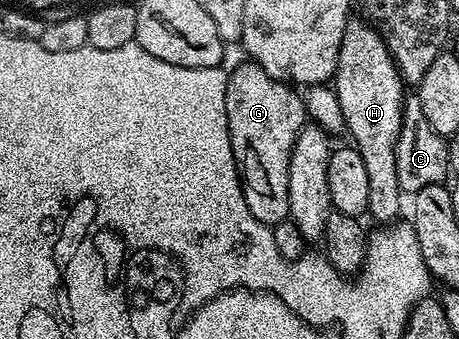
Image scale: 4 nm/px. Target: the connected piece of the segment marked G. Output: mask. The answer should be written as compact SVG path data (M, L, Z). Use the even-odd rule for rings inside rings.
M248 59L245 60L245 62L245 65L240 65L236 70L231 70L231 72L228 73L228 82L226 83L226 119L228 120L228 130L230 131L230 143L232 144L234 155L236 156L236 168L240 171L240 183L244 186L246 207L250 207L250 215L254 215L254 219L258 219L263 225L271 227L277 225L280 221L289 220L288 172L290 171L290 155L292 154L292 148L298 139L301 129L303 129L306 124L304 98L289 82L274 79L261 65L256 64L255 61Z

